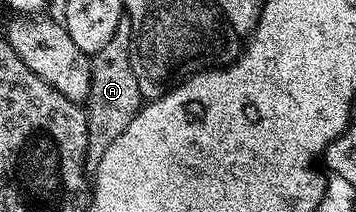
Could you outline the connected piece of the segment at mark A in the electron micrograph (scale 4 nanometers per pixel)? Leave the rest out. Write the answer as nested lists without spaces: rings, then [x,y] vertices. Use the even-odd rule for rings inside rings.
[[[125,19],[118,23],[110,43],[97,53],[91,54],[92,70],[90,71],[90,91],[86,102],[86,127],[88,128],[88,172],[94,175],[98,171],[98,163],[102,163],[102,155],[130,127],[134,115],[142,108],[142,98],[138,91],[138,79],[134,79],[134,67],[130,63],[132,50],[132,32],[130,23]]]

